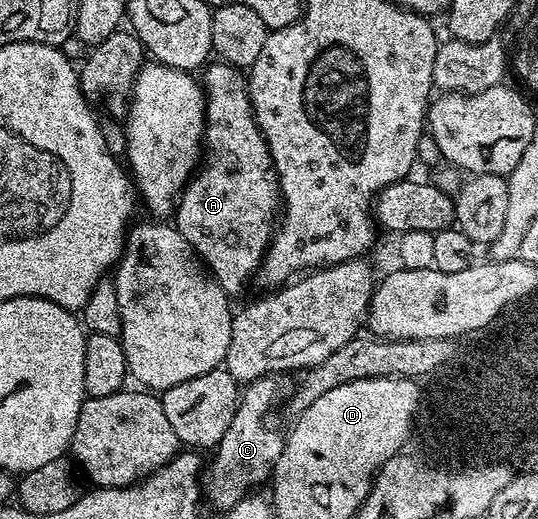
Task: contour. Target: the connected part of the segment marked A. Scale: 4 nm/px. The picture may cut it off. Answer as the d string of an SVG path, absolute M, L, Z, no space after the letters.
M220 60L206 65L203 70L203 91L205 96L205 137L203 139L203 165L194 173L189 182L181 191L175 203L175 227L182 234L183 239L191 246L204 265L209 274L222 286L226 294L235 296L249 282L249 277L256 275L261 268L261 261L265 259L265 252L269 249L269 243L273 241L275 233L275 223L279 218L279 207L282 205L281 191L277 184L277 175L273 173L273 161L269 155L269 149L265 143L265 138L261 134L261 129L257 127L257 121L253 119L253 109L249 103L249 87L247 78L238 67L229 66Z

